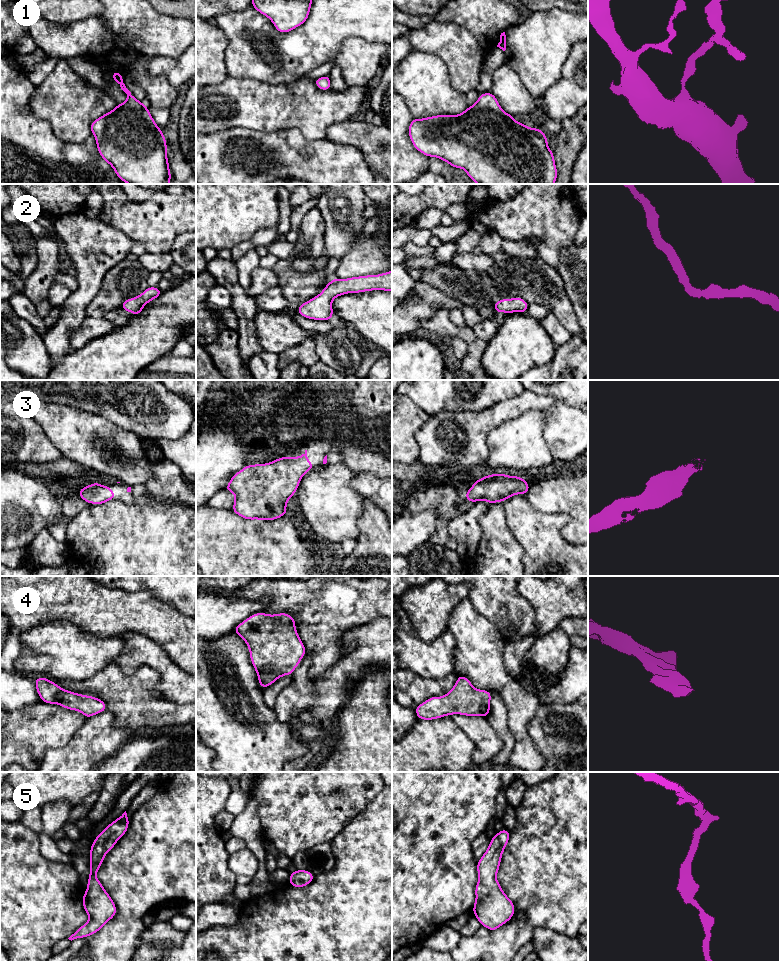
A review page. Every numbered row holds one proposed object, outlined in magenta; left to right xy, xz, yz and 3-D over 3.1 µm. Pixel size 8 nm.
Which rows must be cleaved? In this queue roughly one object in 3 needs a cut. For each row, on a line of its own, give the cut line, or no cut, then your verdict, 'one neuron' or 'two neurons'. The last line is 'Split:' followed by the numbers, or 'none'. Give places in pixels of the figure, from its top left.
1: no cut | one neuron
2: no cut | one neuron
3: no cut | one neuron
4: no cut | one neuron
5: no cut | one neuron
Split: none

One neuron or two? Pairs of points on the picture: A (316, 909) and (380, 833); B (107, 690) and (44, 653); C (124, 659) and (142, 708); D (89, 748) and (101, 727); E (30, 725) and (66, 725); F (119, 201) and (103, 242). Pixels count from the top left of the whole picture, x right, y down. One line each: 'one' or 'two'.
A: one
B: two
C: two
D: one
E: one
F: two

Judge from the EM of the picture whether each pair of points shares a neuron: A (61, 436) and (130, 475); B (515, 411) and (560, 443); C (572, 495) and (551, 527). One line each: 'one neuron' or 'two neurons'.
A: one neuron
B: two neurons
C: two neurons

